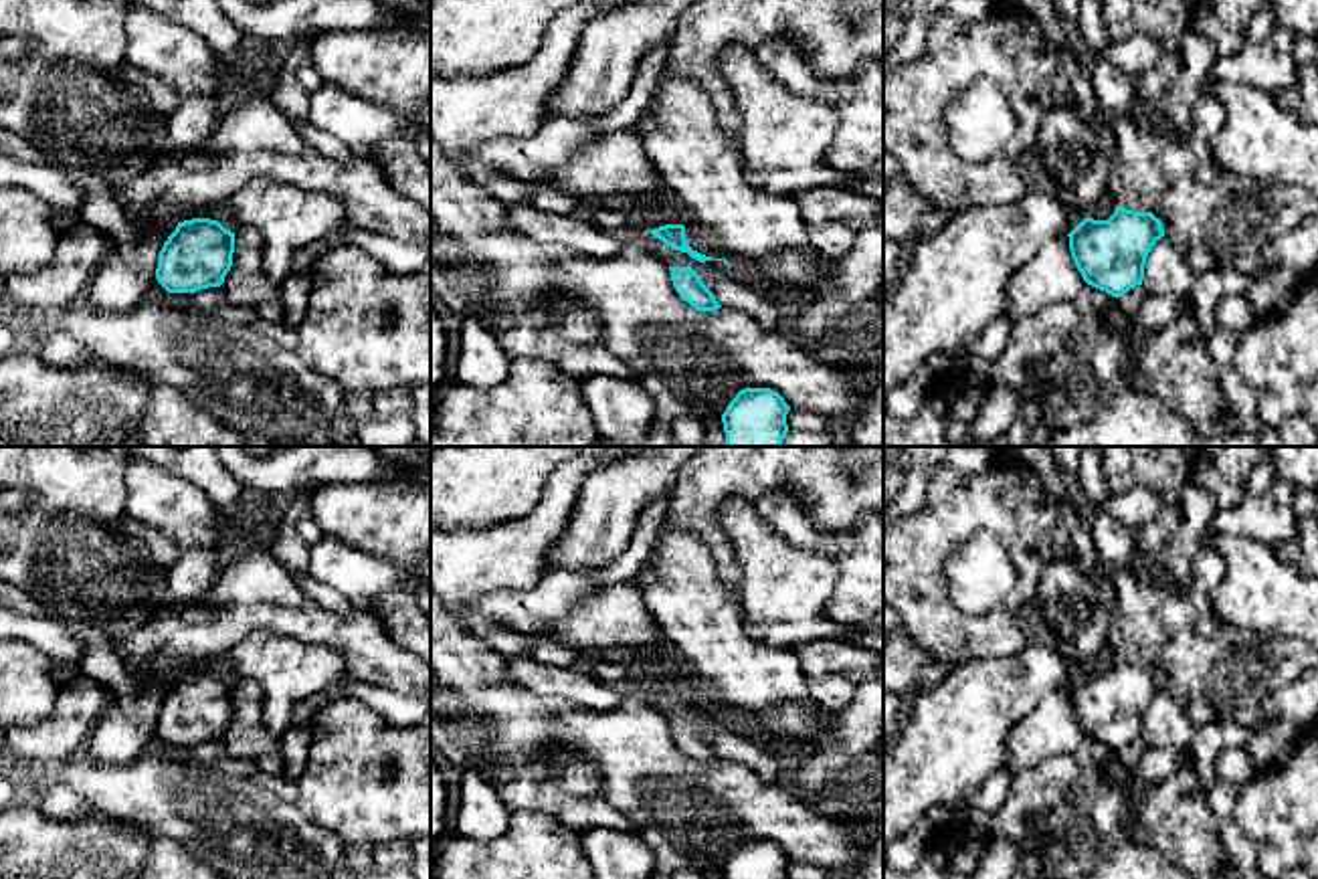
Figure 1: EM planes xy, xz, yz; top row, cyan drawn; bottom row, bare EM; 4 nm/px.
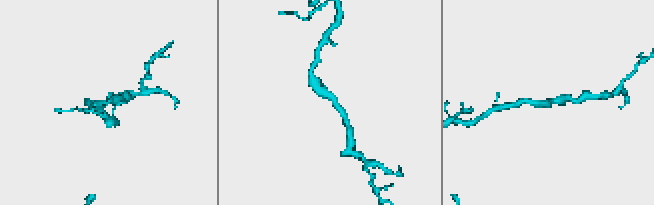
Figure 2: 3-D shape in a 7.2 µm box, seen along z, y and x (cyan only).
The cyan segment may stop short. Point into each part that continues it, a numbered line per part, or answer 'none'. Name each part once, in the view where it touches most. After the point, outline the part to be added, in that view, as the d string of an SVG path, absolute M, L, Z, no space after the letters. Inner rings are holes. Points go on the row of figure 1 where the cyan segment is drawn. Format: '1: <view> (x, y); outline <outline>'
none

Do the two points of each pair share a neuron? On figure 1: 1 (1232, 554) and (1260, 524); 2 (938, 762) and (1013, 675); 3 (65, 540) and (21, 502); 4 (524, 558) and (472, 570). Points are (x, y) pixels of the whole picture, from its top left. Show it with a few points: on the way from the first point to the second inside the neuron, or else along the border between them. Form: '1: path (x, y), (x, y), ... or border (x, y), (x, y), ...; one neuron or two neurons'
1: border (1205, 536), (1250, 536), (1272, 546); two neurons
2: path (953, 740), (991, 698); one neuron
3: border (25, 490), (33, 498), (33, 506), (21, 526); two neurons
4: path (512, 558), (484, 560); one neuron

